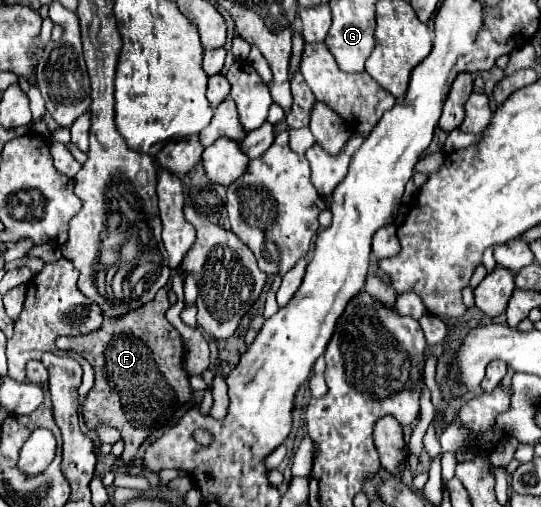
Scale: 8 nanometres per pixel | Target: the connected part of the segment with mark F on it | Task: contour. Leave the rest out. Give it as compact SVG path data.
M162 288L152 302L122 316L120 320L106 318L102 328L90 334L74 340L56 340L58 348L74 350L92 364L96 382L82 404L82 418L88 430L96 428L100 422L108 422L122 432L126 446L120 458L126 466L132 464L138 446L192 398L190 376L184 370L186 348L178 330L164 316L168 308L170 302Z

